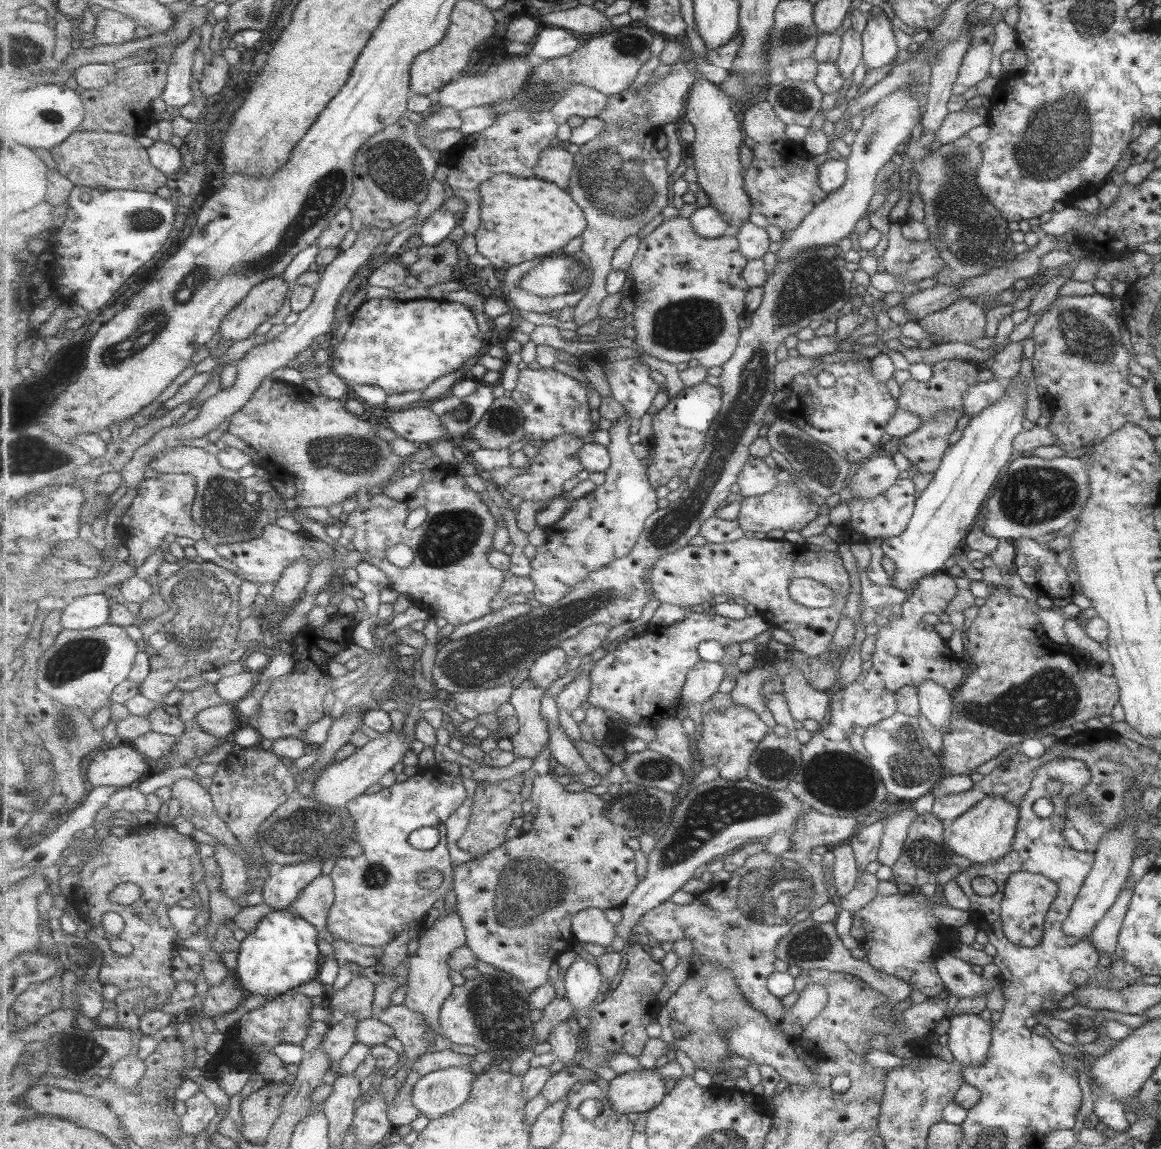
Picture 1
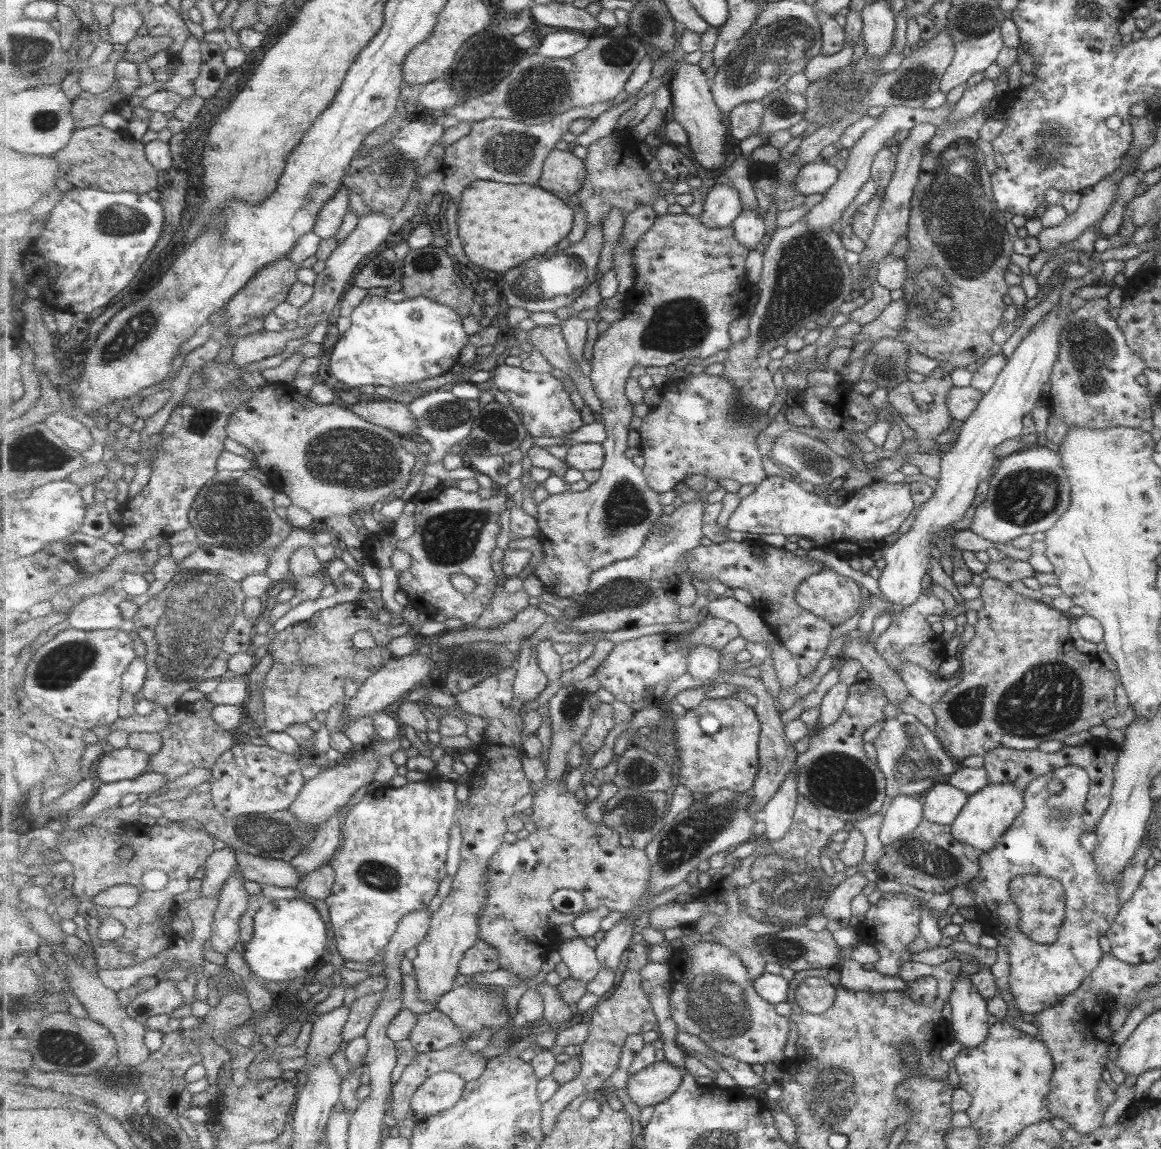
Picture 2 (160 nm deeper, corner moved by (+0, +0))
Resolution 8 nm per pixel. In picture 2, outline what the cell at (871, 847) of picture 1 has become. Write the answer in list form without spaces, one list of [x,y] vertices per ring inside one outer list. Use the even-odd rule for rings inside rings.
[[[858,871],[834,888],[829,894],[828,902],[820,912],[826,918],[826,930],[832,933],[849,926],[851,899],[862,892],[867,882],[862,872]]]

